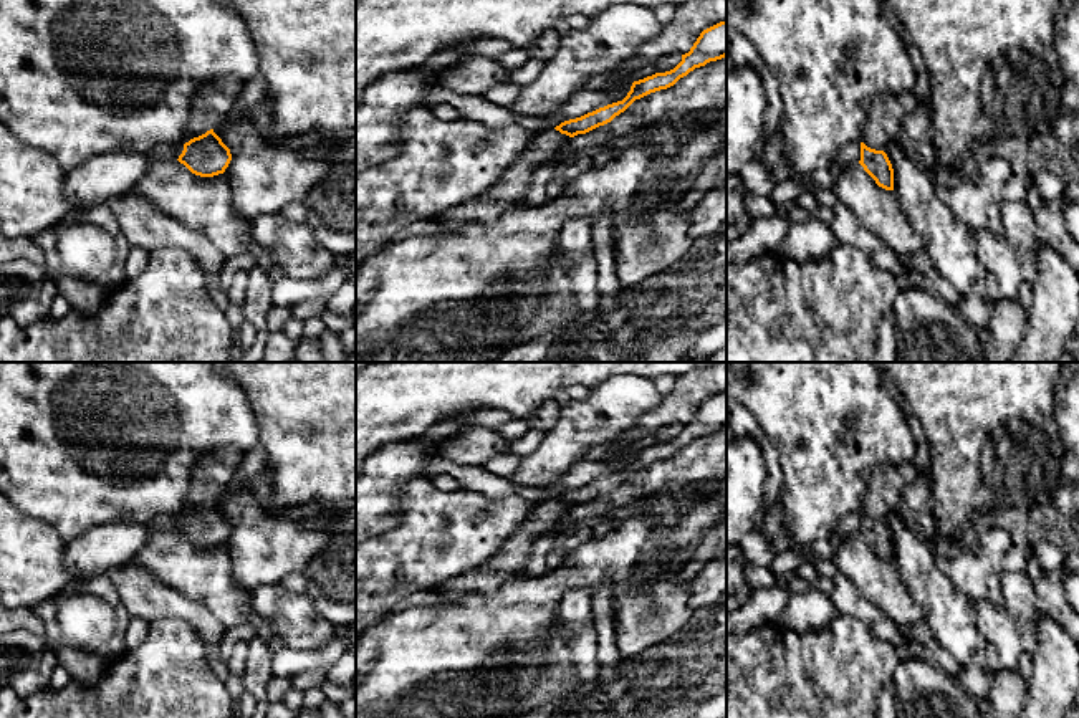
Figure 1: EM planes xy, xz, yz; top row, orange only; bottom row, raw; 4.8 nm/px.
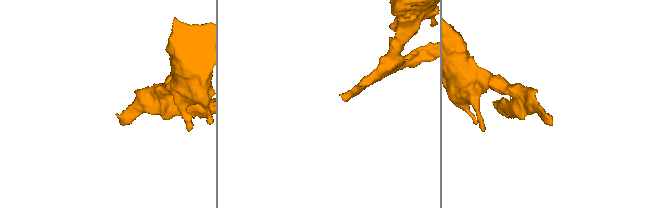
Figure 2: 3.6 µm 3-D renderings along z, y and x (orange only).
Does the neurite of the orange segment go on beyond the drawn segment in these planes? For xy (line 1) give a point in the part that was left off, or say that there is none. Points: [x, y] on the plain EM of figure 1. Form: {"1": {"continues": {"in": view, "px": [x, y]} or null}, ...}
{"1": {"continues": null}}

